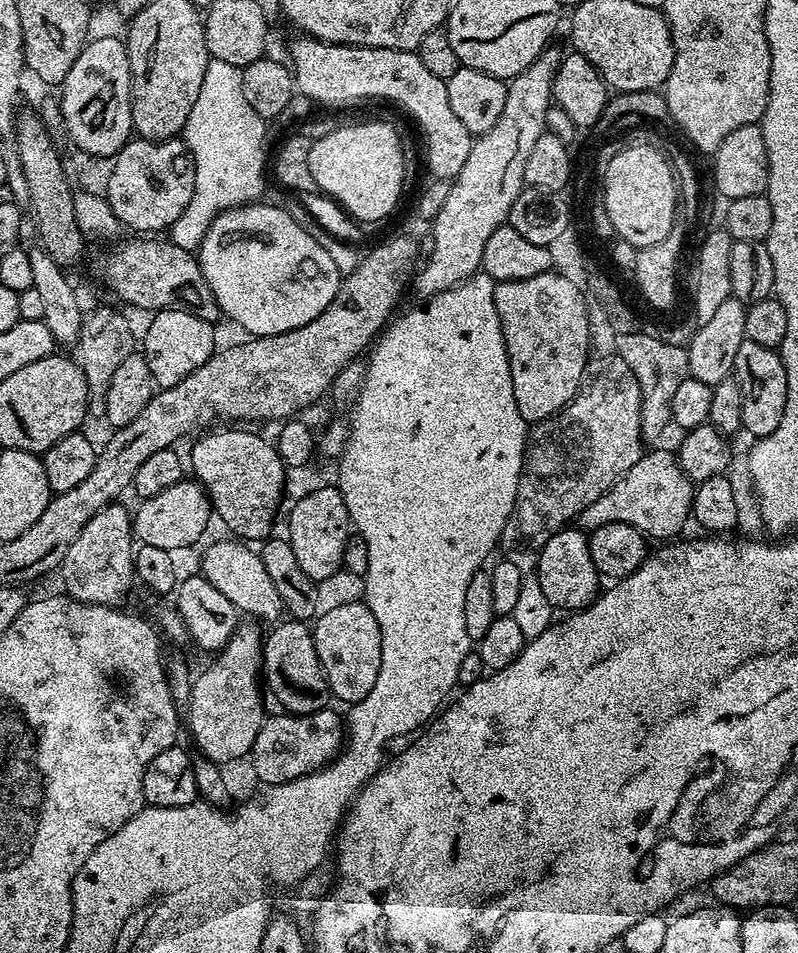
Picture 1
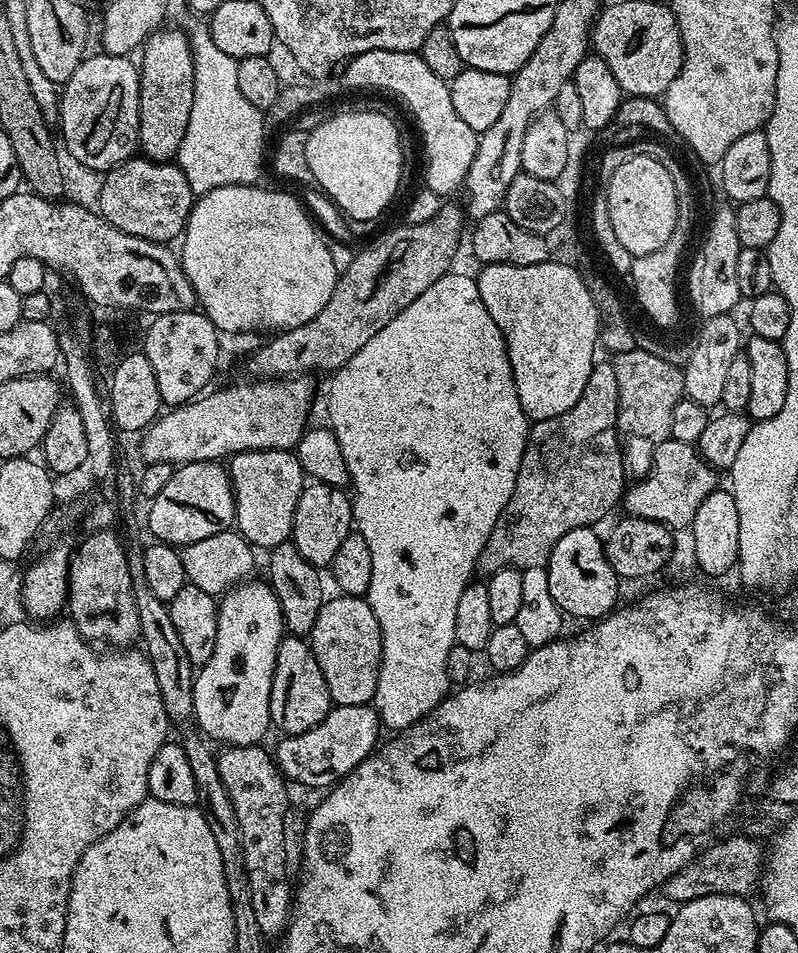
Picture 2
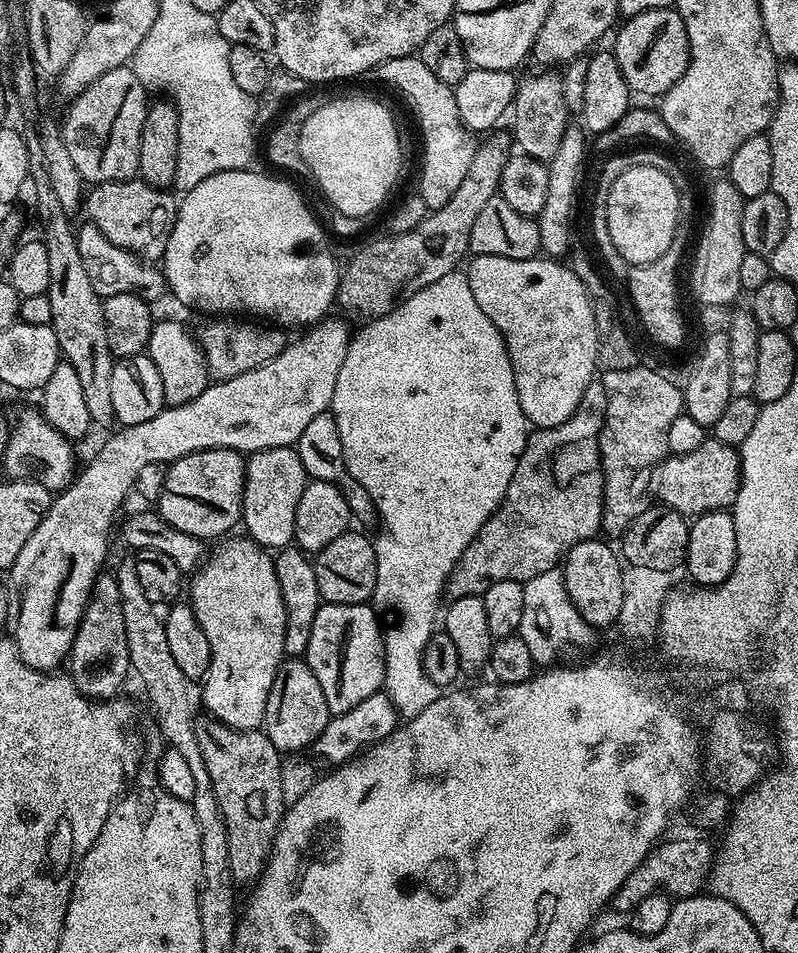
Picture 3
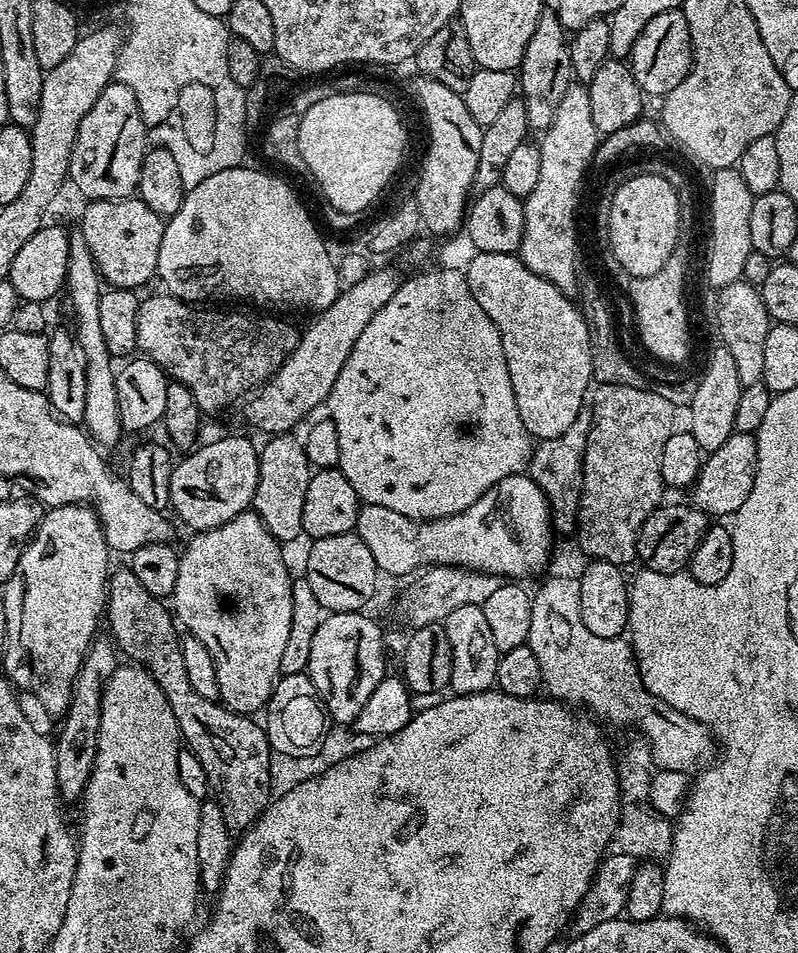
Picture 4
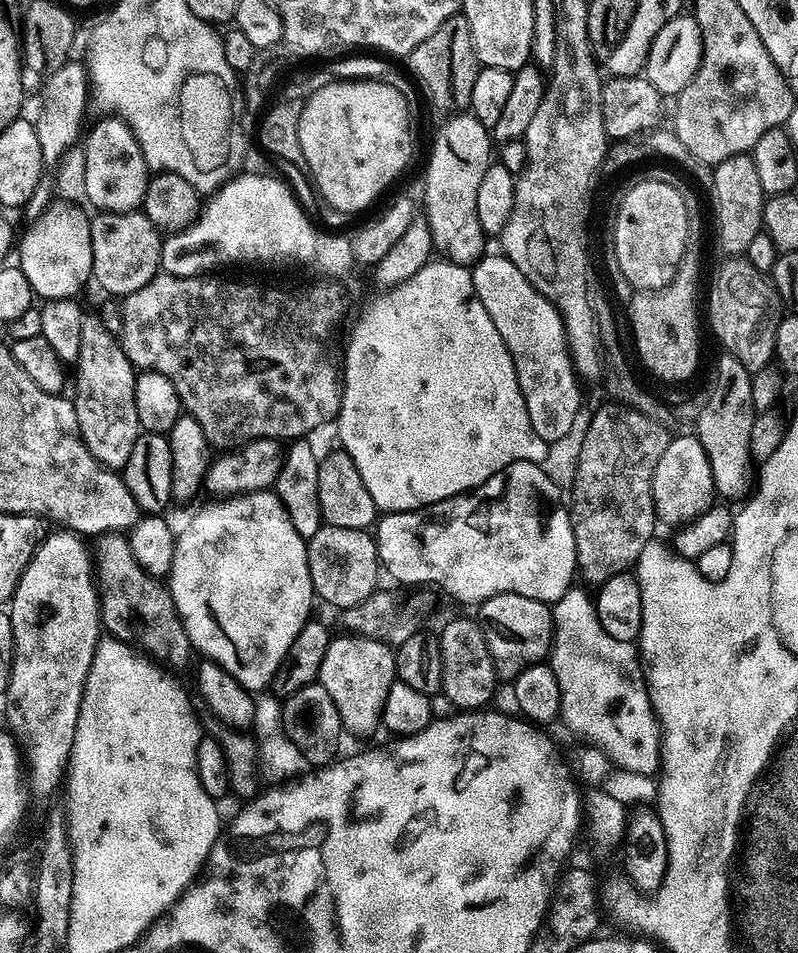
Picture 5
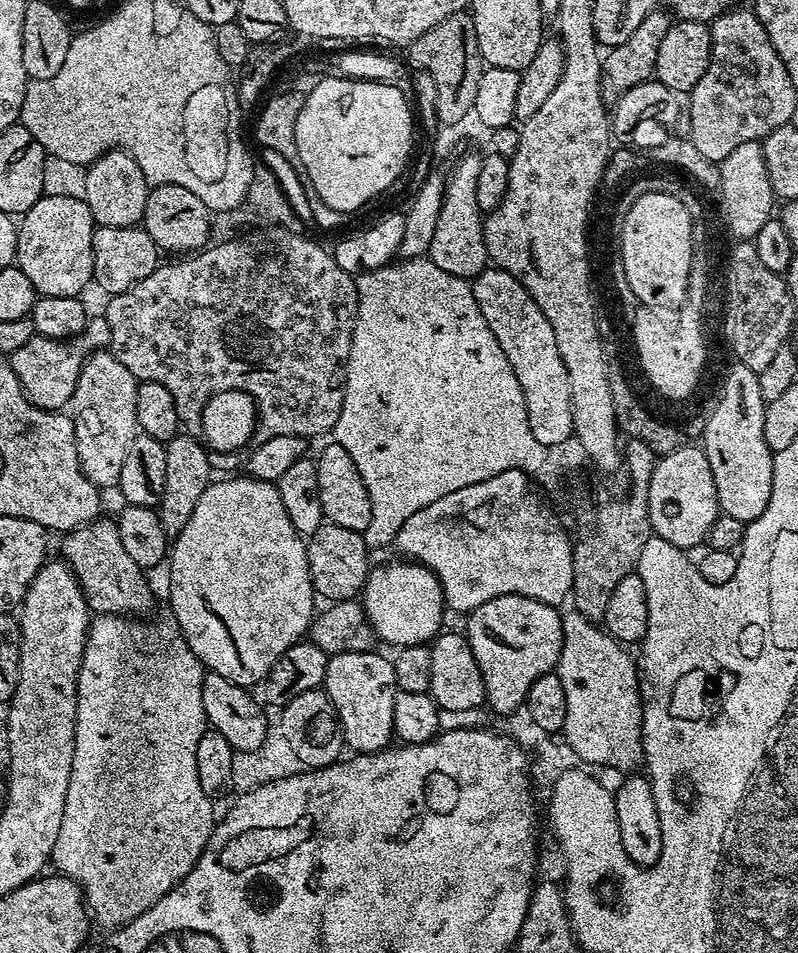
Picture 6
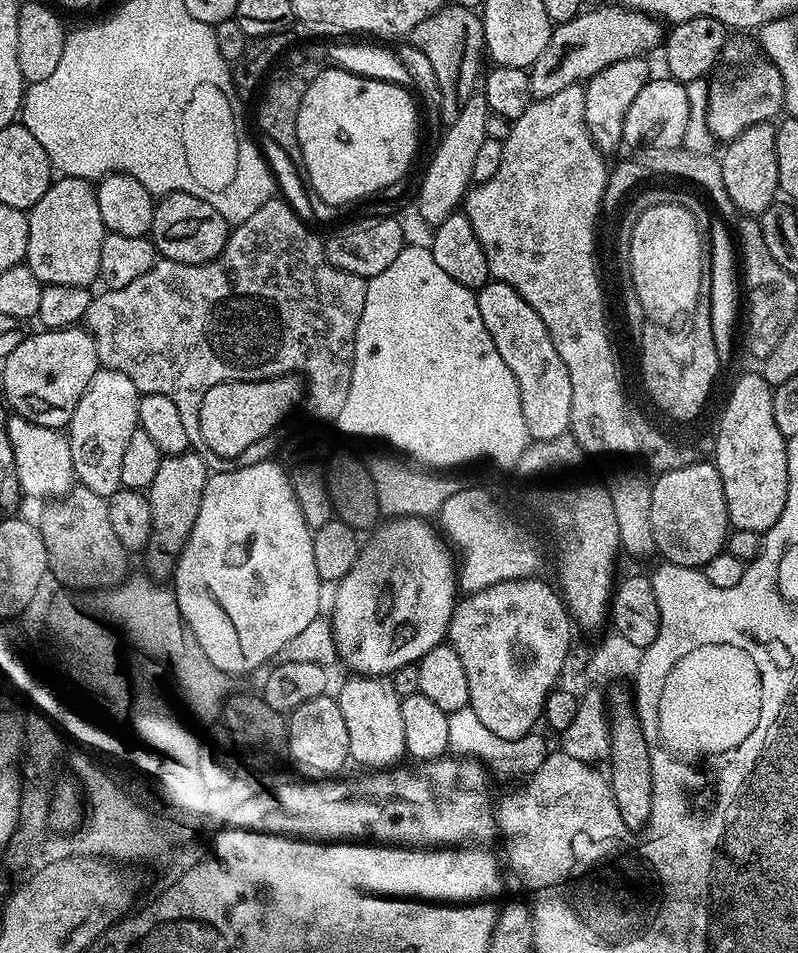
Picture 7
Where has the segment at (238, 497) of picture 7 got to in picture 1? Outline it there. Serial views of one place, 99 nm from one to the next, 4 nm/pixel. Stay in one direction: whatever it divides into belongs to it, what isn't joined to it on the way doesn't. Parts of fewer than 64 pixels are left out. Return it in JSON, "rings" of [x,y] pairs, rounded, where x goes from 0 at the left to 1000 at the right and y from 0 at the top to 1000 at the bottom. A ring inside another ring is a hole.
{"rings":[[[306,657],[297,658],[296,663],[289,669],[286,671],[286,676],[282,680],[276,681],[273,687],[269,689],[271,693],[256,706],[249,710],[244,710],[243,717],[241,719],[241,731],[237,732],[236,741],[233,744],[233,764],[241,767],[241,776],[246,780],[246,785],[252,794],[261,797],[266,797],[267,801],[274,804],[284,804],[289,797],[301,797],[312,792],[318,783],[318,774],[323,774],[323,766],[328,761],[331,761],[333,754],[333,746],[331,747],[331,735],[326,731],[326,722],[328,726],[327,709],[328,709],[328,663],[325,663],[321,659],[306,659]]]}

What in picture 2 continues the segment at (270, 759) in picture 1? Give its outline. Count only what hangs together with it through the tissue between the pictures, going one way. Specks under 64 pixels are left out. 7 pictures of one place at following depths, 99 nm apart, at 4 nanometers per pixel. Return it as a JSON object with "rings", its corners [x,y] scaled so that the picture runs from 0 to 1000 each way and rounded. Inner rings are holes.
{"rings":[[[422,739],[393,762],[393,766],[383,766],[372,772],[352,771],[351,778],[343,784],[346,803],[351,805],[351,810],[356,813],[357,820],[378,822],[387,829],[402,827],[410,829],[426,820],[434,812],[439,812],[444,807],[471,788],[477,780],[479,761],[476,751],[471,748],[466,739],[450,739],[449,741],[429,741]]]}

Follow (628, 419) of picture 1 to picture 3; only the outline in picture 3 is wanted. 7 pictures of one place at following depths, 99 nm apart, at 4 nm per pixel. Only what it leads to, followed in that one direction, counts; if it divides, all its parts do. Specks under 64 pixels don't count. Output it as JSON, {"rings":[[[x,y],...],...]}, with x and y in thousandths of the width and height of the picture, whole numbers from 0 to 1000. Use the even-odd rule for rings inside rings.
{"rings":[[[743,397],[724,422],[724,430],[709,443],[688,449],[672,449],[663,456],[654,481],[644,489],[644,502],[632,519],[632,526],[617,539],[617,545],[584,573],[579,586],[561,604],[559,621],[566,630],[585,625],[605,625],[619,611],[658,610],[694,598],[719,572],[741,567],[753,557],[757,548],[757,494],[752,484],[752,452],[759,434],[759,409],[756,398]]]}

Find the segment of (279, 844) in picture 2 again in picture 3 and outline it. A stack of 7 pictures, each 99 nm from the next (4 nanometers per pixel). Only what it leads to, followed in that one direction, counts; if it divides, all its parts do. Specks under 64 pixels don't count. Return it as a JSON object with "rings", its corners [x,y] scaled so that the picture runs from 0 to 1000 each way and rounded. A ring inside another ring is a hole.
{"rings":[[[259,749],[247,750],[243,769],[286,872],[288,917],[297,929],[320,929],[341,895],[341,880],[356,864],[358,845],[351,836],[353,790],[330,766],[299,768]]]}

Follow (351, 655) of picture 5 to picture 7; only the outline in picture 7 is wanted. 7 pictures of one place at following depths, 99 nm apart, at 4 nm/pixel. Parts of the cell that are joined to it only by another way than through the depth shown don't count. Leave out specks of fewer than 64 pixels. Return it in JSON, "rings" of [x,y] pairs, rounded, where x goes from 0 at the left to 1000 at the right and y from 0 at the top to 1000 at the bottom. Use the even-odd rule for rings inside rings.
{"rings":[[[484,709],[435,710],[437,714],[420,727],[429,753],[434,753],[434,771],[439,774],[439,794],[456,808],[485,808],[497,805],[509,793],[509,769],[504,763],[503,730]]]}

